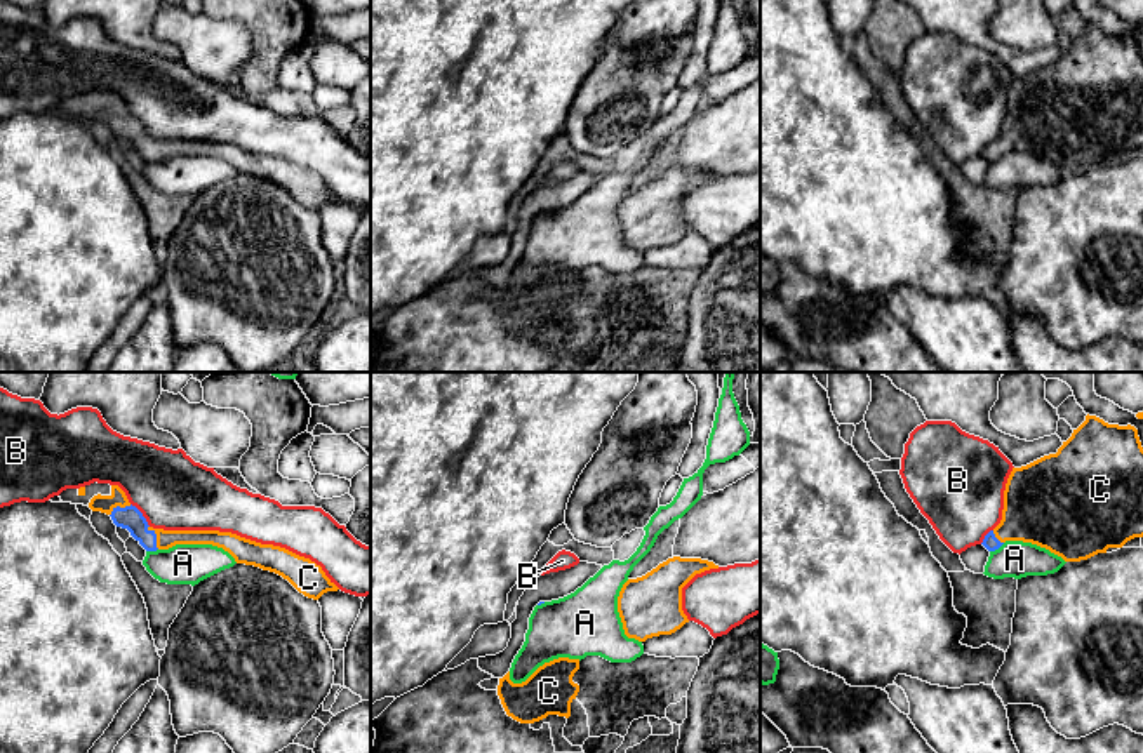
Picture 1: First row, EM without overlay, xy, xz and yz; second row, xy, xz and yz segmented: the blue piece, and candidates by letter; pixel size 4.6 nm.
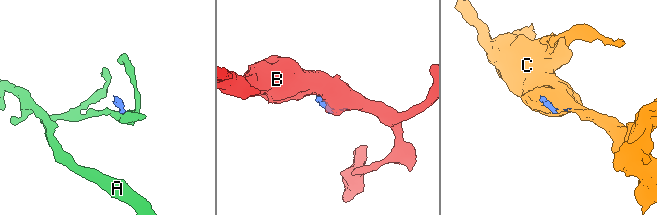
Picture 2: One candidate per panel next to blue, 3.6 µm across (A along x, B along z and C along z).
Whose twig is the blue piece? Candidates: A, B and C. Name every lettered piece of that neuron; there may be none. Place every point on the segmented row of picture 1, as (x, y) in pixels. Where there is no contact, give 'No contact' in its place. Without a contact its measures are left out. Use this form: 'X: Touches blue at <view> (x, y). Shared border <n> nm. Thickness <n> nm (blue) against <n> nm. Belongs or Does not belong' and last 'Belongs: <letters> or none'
A: Touches blue at yz (997, 548). Shared border 80 nm. Thickness 70 nm (blue) against 180 nm. Does not belong
B: Touches blue at xy (141, 515). Shared border 140 nm. Thickness 110 nm (blue) against 340 nm. Does not belong
C: Touches blue at xy (155, 538). Shared border 120 nm. Thickness 110 nm (blue) against 90 nm. Belongs
Belongs: C

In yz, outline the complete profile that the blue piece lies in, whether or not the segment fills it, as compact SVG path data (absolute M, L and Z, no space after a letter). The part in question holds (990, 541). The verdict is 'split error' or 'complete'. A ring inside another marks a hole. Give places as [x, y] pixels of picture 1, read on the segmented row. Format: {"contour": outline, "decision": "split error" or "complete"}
{"contour": "M1087 414L1056 454L1013 468L1004 490L1002 520L981 544L995 551L1006 541L1023 541L1065 562L1080 562L1108 548L1122 548L1134 537L1143 537L1143 447L1138 430Z", "decision": "split error"}

